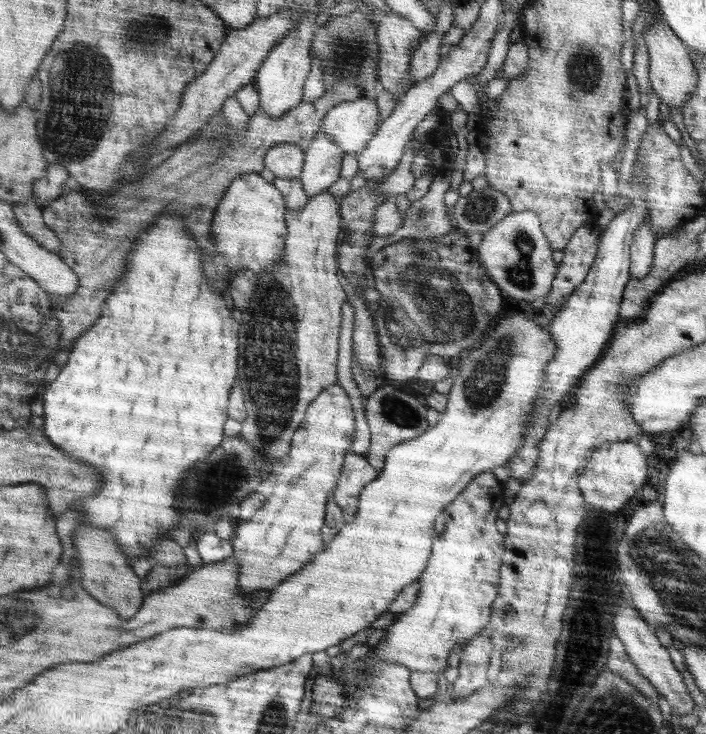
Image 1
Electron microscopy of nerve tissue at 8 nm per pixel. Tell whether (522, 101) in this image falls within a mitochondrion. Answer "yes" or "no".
no

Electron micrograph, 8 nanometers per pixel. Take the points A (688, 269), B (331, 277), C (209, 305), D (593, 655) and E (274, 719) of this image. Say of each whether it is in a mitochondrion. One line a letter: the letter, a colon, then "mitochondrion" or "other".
A: other
B: other
C: other
D: mitochondrion
E: mitochondrion

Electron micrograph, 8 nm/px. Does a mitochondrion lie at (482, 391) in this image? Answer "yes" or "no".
yes

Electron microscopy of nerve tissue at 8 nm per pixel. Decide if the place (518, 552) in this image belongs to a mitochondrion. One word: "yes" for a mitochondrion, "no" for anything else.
no

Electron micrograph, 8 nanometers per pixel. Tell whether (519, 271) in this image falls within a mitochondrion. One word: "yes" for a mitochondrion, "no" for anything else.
yes

